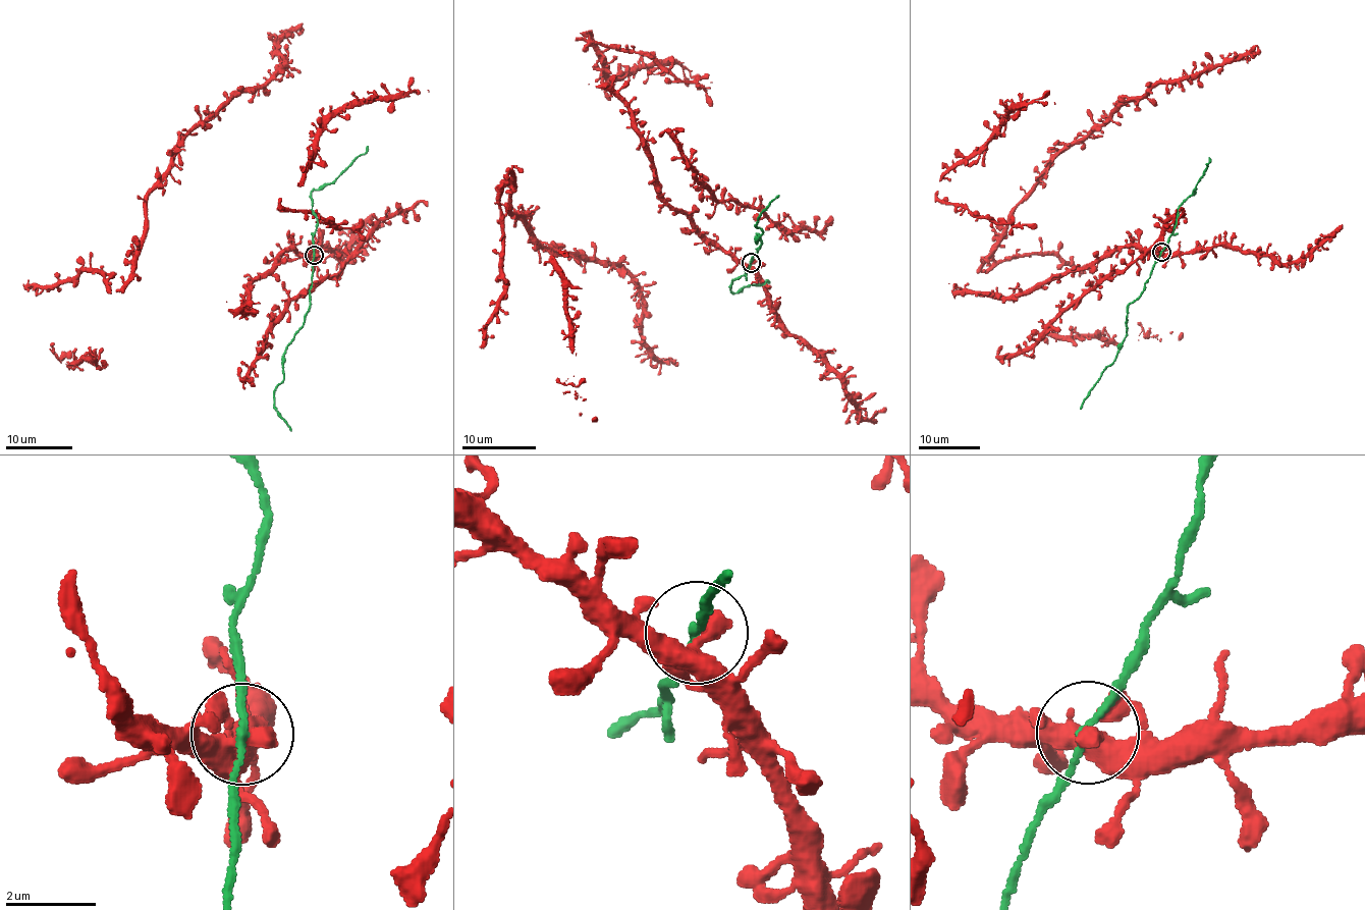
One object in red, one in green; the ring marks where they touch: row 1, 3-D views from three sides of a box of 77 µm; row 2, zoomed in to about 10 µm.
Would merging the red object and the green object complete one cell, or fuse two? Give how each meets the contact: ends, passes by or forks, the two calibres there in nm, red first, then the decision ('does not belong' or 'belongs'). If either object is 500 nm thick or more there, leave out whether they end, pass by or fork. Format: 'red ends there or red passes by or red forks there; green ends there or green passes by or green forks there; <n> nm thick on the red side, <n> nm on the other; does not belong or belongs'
red passes by; green passes by; 340 nm thick on the red side, 140 nm on the other; belongs

